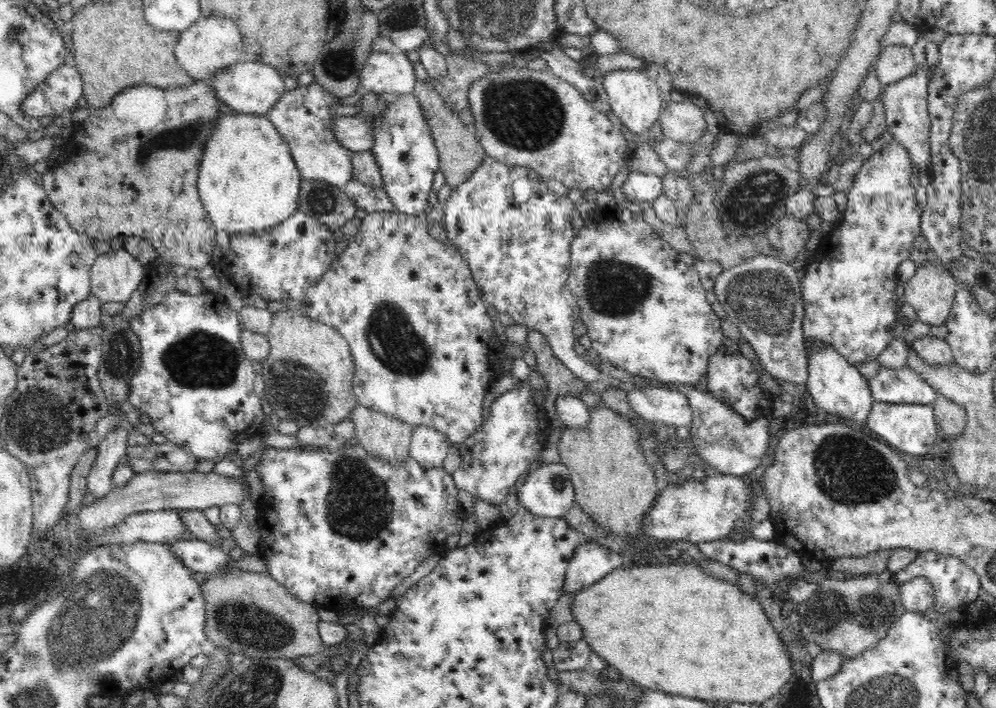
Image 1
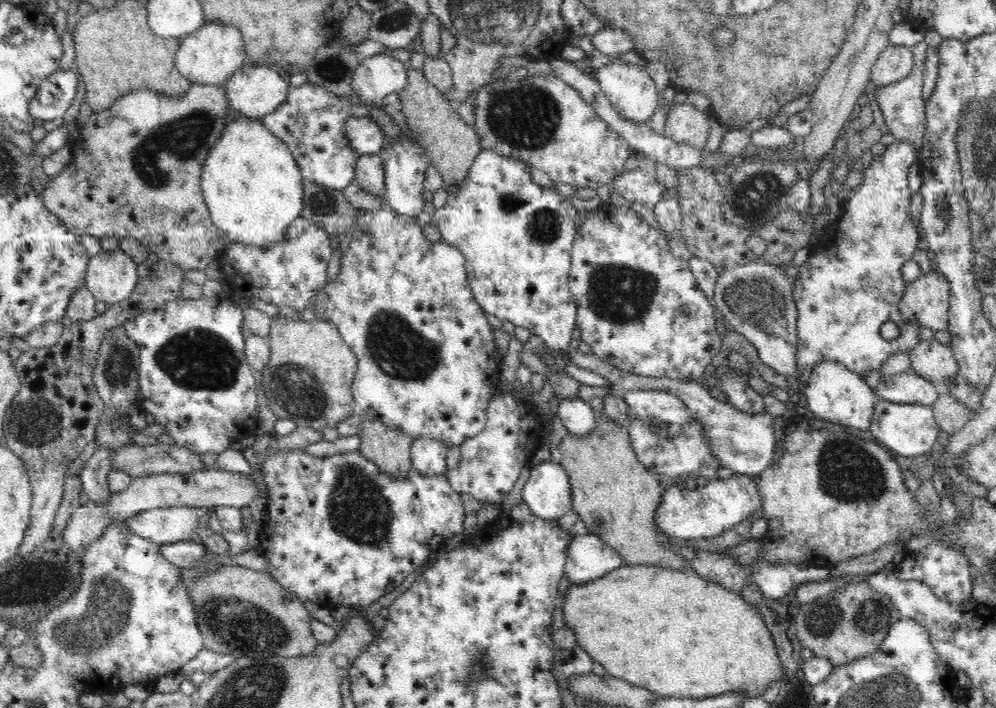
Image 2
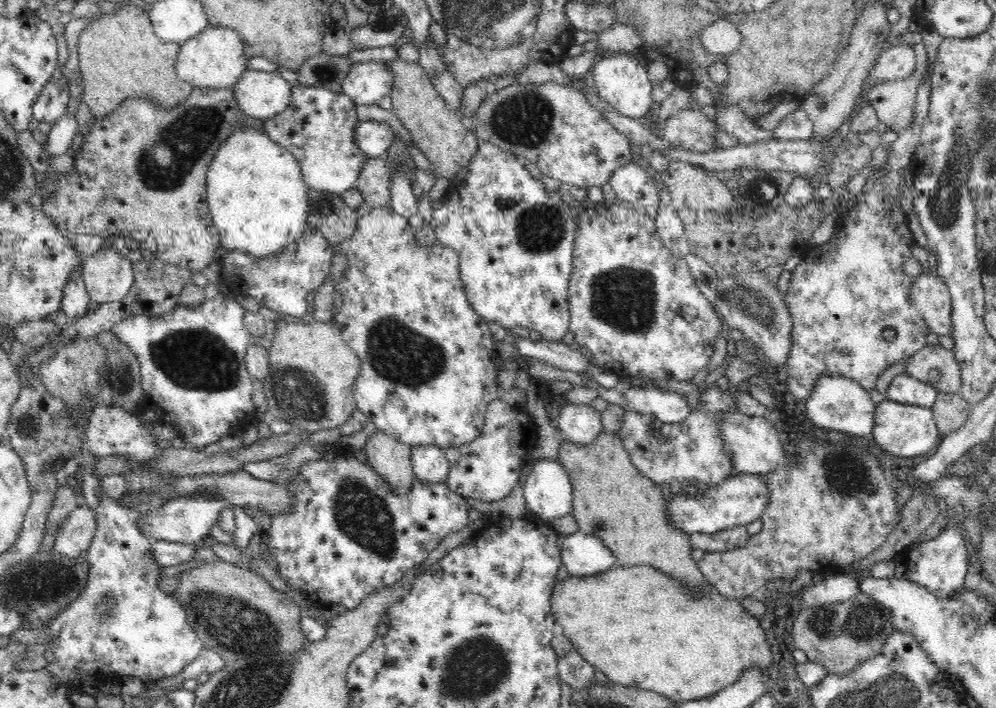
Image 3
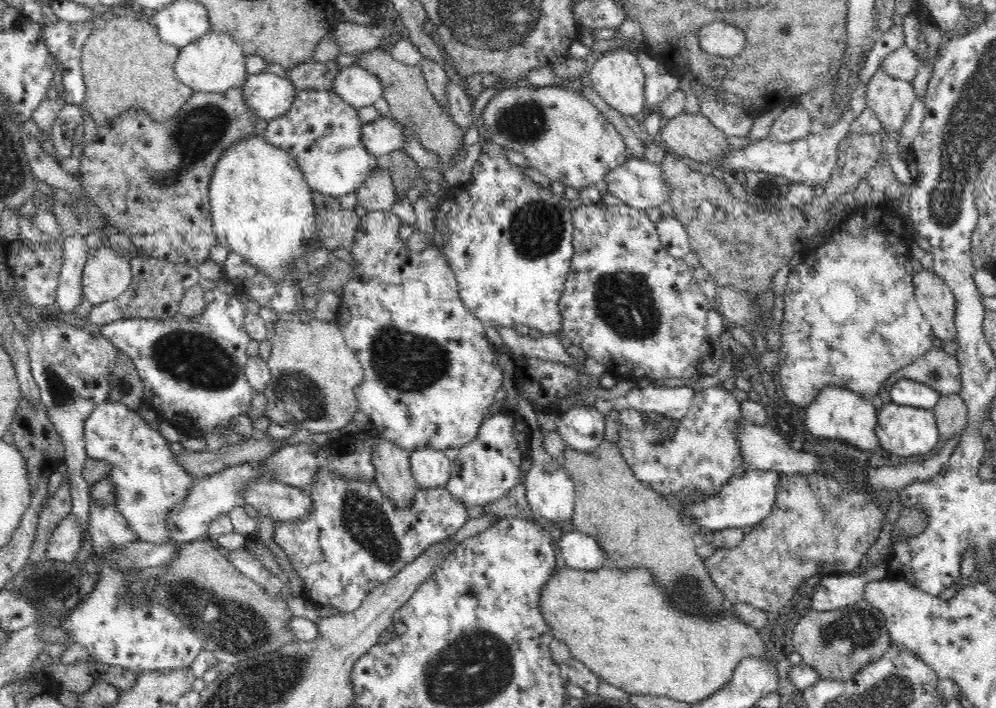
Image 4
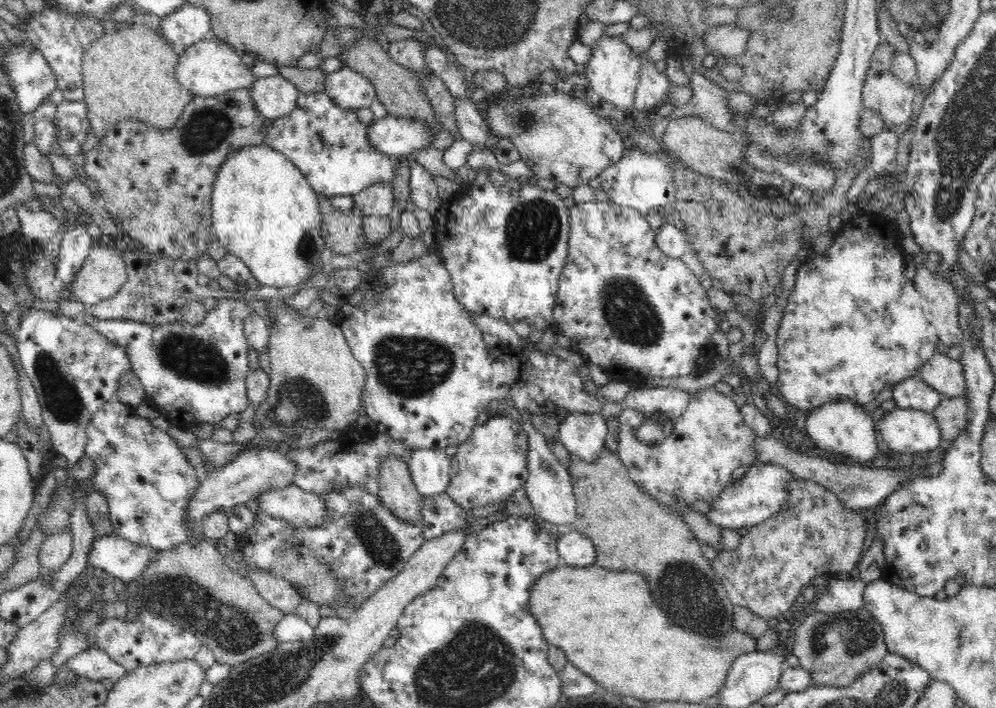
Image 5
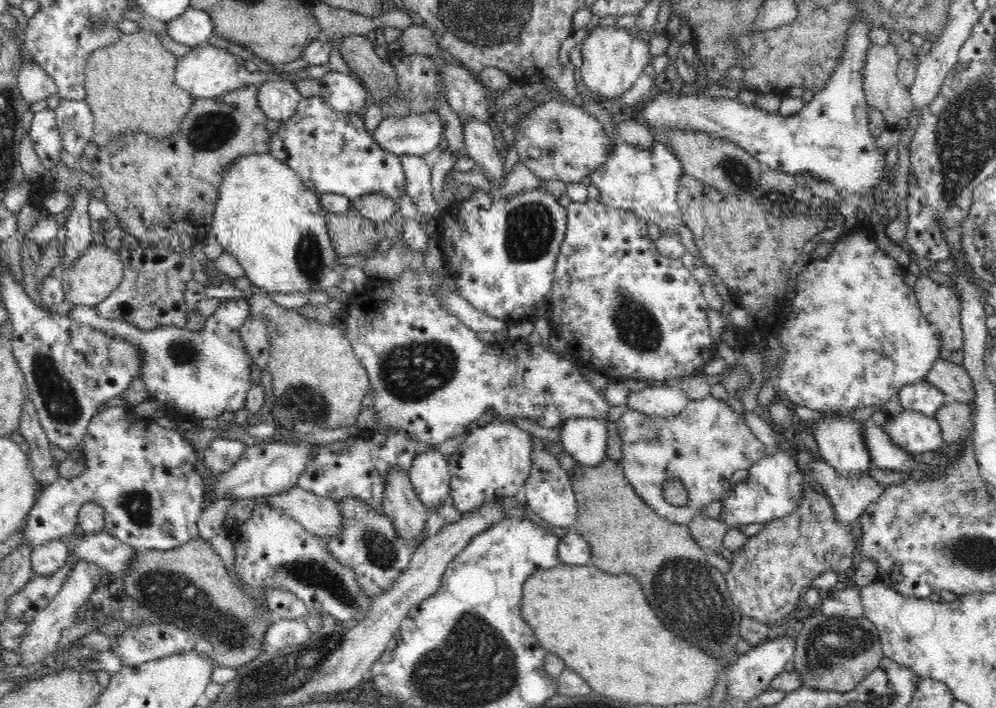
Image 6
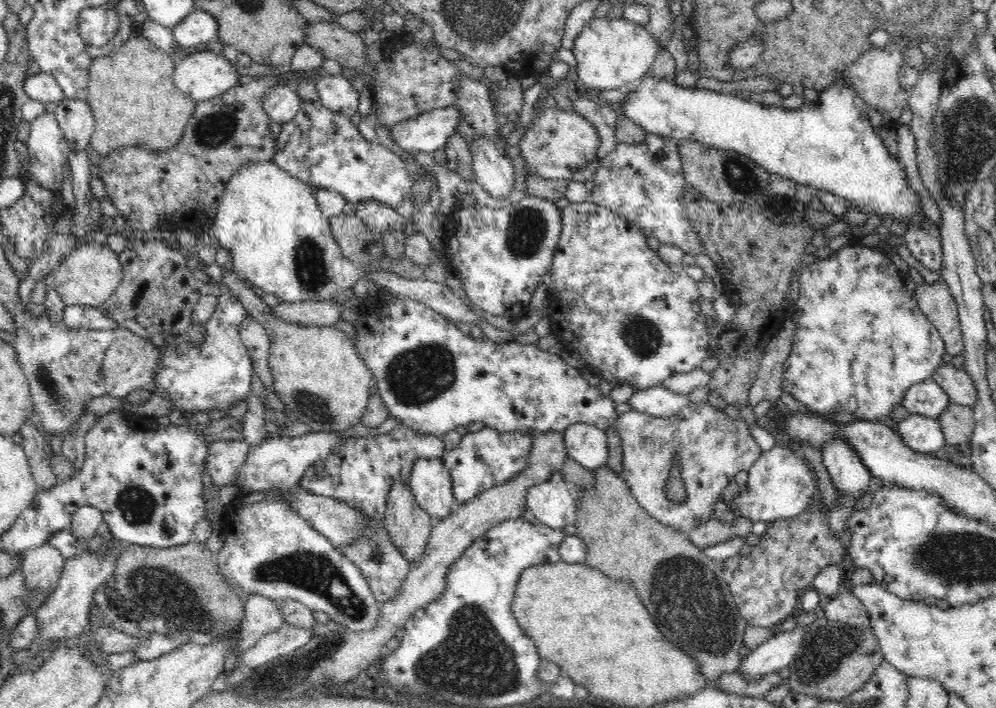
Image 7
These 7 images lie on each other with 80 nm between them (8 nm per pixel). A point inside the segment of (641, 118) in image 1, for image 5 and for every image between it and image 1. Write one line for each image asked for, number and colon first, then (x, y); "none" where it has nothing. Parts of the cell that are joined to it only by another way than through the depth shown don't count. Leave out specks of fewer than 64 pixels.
2: (633, 93)
3: (622, 81)
4: (617, 76)
5: (613, 72)

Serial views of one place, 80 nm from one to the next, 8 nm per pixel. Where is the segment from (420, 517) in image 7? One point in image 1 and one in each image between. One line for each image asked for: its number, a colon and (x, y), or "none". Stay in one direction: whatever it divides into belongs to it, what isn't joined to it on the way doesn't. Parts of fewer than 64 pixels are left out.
1: (382, 436)
2: (390, 449)
3: (391, 459)
4: (393, 475)
5: (397, 491)
6: (401, 505)

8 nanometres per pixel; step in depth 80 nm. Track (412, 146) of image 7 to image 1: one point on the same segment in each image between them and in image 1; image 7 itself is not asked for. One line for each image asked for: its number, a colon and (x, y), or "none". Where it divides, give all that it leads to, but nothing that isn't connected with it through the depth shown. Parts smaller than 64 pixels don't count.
1: (355, 133)
2: (364, 135)
3: (374, 138)
4: (384, 135)
5: (393, 136)
6: (417, 134)

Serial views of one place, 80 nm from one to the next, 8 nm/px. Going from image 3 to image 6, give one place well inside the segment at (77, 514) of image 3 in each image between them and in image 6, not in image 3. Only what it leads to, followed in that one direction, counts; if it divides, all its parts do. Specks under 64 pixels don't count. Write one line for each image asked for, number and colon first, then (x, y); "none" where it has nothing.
4: (66, 541)
5: (57, 548)
6: (47, 559)

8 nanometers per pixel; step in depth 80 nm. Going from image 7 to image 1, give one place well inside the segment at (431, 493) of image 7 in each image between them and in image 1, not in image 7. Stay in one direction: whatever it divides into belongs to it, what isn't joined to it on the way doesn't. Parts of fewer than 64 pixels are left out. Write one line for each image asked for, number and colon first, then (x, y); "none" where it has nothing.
1: (428, 446)
2: (428, 456)
3: (429, 463)
4: (431, 468)
5: (430, 469)
6: (430, 476)

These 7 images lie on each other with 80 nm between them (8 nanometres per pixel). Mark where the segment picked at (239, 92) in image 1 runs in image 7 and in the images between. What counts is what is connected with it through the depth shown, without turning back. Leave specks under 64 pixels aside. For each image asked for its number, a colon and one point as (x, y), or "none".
2: (254, 91)
3: (260, 95)
4: (268, 96)
5: (275, 97)
6: (279, 100)
7: (281, 103)

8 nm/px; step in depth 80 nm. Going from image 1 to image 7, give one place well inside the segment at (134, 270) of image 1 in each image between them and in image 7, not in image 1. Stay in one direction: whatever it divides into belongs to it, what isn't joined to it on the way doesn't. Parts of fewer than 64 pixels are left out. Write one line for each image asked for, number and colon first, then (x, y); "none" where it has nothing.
2: (111, 276)
3: (108, 276)
4: (106, 275)
5: (103, 272)
6: (90, 280)
7: (89, 276)

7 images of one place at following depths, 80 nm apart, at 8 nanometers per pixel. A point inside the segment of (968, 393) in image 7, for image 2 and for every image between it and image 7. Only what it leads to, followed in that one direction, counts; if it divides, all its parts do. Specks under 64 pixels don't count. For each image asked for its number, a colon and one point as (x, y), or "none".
2: (932, 360)
3: (935, 365)
4: (938, 369)
5: (942, 373)
6: (953, 380)

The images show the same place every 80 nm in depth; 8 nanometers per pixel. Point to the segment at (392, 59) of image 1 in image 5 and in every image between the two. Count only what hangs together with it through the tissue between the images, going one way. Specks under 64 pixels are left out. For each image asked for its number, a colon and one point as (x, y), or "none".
2: (377, 76)
3: (366, 84)
4: (354, 85)
5: (349, 90)

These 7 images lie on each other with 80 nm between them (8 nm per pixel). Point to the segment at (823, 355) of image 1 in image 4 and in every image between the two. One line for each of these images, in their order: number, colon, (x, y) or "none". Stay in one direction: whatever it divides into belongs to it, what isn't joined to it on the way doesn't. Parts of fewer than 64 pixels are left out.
2: (835, 394)
3: (837, 404)
4: (838, 413)

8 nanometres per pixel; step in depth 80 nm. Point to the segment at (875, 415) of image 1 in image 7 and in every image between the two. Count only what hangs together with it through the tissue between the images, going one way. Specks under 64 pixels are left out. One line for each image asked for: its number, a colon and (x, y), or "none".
2: (905, 429)
3: (906, 431)
4: (901, 430)
5: (903, 430)
6: (915, 432)
7: (924, 435)

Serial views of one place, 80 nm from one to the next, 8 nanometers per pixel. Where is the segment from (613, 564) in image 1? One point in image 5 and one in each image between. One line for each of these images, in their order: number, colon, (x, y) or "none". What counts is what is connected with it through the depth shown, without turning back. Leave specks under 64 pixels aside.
2: (589, 558)
3: (582, 554)
4: (580, 551)
5: (574, 549)

